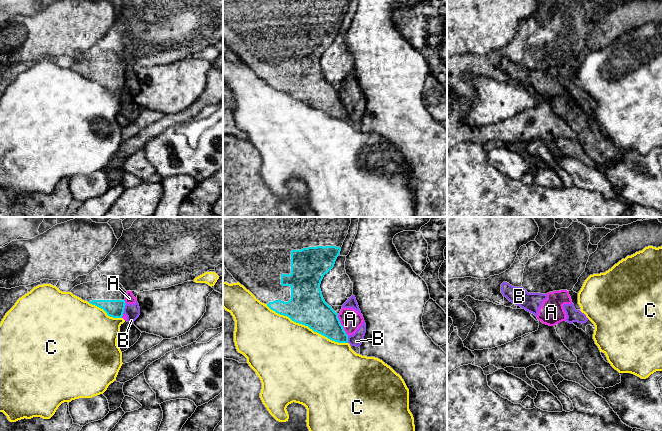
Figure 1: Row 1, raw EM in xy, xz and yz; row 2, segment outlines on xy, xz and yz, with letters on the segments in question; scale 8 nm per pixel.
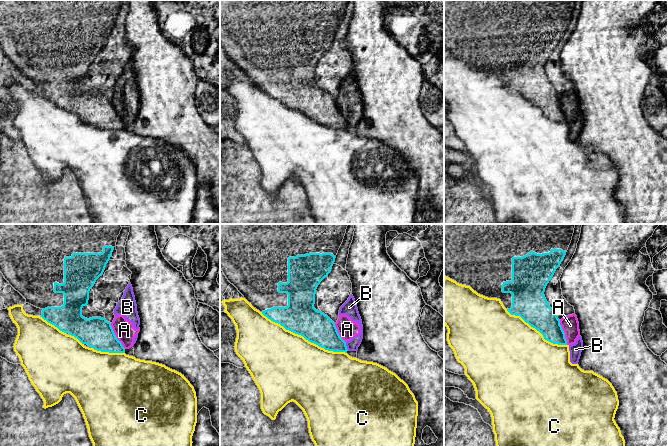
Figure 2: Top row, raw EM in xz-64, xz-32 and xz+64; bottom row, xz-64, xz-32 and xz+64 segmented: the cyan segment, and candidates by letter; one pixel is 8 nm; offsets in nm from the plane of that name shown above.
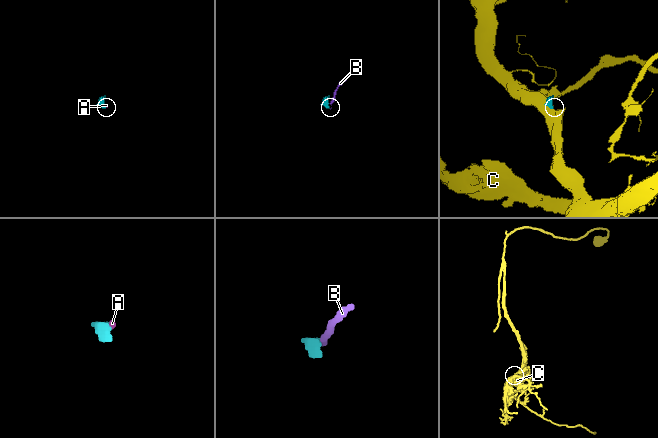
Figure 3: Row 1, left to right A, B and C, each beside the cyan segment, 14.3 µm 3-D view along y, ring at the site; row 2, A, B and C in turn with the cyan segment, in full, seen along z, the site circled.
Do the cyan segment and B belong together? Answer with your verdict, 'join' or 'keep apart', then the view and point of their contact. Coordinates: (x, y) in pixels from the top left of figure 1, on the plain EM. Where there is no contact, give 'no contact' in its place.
keep apart | xy (123, 85)

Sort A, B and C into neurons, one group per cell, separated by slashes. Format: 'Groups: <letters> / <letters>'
Groups: A B / C

